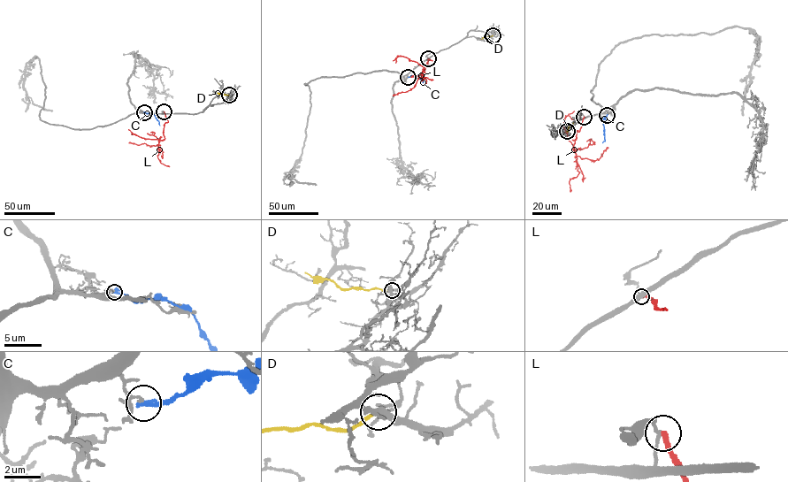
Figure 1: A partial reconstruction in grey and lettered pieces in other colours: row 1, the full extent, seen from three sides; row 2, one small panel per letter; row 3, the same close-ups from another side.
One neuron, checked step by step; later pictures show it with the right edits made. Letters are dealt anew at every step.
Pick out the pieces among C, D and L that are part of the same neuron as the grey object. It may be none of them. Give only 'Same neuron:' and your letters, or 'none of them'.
Same neuron: none of them

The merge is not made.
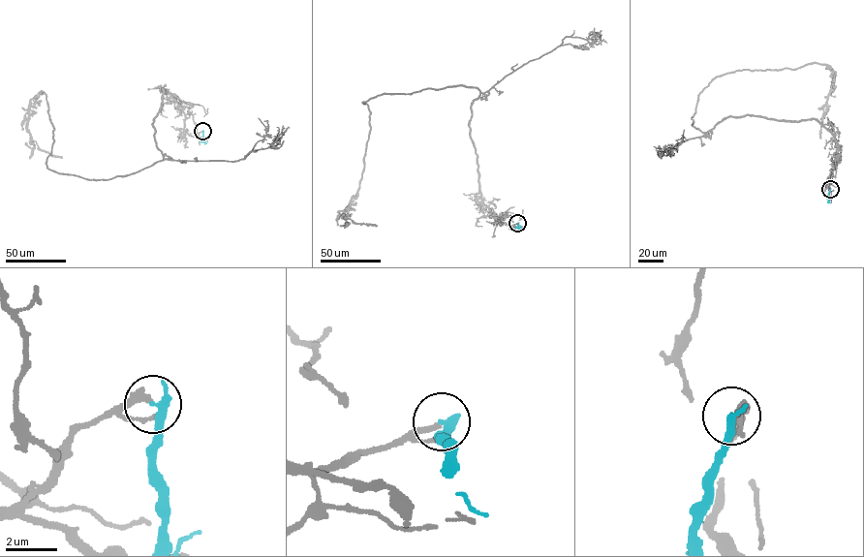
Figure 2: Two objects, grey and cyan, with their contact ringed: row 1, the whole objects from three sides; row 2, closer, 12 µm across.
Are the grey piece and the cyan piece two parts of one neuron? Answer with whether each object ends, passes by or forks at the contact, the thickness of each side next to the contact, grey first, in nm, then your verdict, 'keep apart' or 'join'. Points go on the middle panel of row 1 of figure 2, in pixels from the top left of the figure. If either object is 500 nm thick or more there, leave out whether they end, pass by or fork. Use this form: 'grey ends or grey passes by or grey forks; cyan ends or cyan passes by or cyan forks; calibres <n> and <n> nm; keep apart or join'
grey ends; cyan ends; calibres 240 and 380 nm; keep apart

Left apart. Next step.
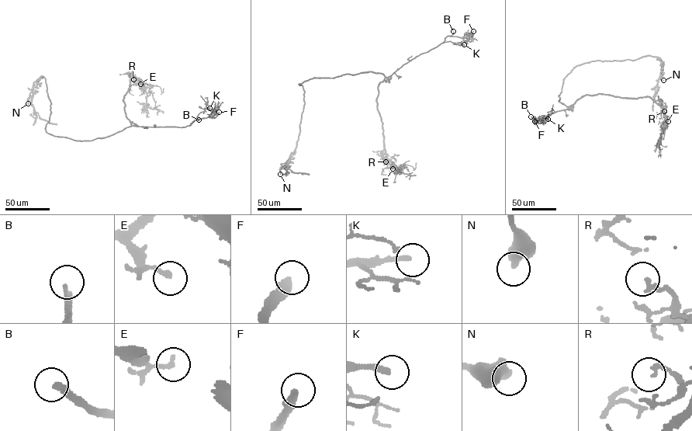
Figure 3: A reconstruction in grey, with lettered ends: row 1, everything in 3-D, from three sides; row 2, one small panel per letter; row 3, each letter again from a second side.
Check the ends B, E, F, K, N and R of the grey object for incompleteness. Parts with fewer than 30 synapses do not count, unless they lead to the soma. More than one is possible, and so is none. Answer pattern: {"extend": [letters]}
{"extend": ["B", "F", "K"]}

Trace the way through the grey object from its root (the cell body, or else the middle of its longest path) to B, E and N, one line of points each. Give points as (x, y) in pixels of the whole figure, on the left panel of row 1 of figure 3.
B: (85, 140), (105, 137), (131, 126), (181, 127), (198, 119)
E: (85, 140), (105, 137), (131, 126), (123, 101), (129, 88), (130, 74), (140, 84)
N: (85, 140), (53, 136), (46, 132), (51, 102), (43, 75), (33, 83), (28, 103)

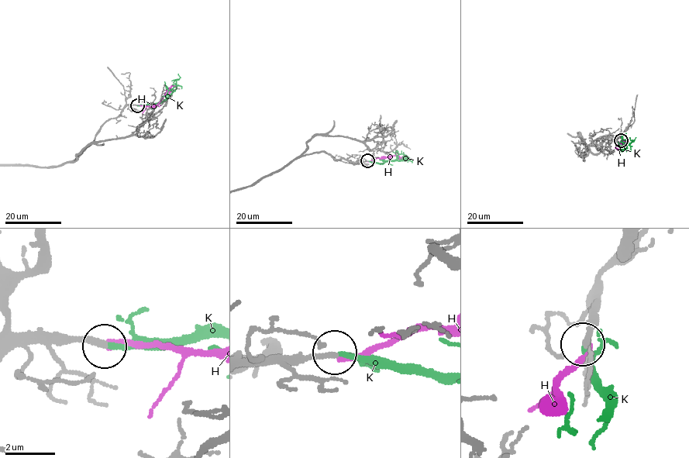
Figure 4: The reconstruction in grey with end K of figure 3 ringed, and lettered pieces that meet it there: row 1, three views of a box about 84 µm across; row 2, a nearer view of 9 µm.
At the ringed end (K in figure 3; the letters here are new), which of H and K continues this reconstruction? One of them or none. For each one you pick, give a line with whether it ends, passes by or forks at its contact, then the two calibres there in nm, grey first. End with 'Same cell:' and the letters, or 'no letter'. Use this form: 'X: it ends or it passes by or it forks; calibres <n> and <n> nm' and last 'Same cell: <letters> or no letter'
K: it ends; calibres 160 and 220 nm
Same cell: K

